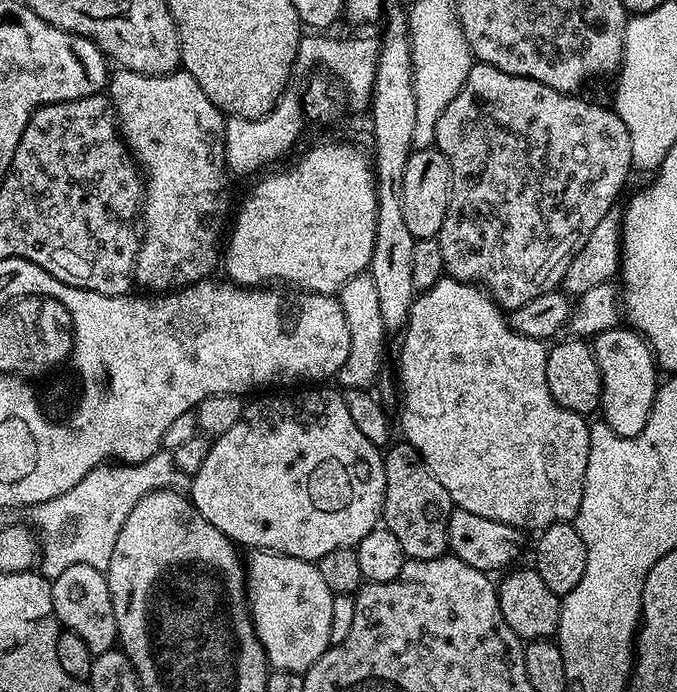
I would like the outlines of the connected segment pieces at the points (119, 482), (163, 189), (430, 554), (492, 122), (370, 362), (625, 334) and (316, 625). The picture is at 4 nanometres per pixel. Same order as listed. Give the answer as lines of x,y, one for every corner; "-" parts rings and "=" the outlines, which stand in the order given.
161,450
146,458
146,462
137,464
105,462
100,467
90,470
90,474
86,474
86,478
78,482
78,486
66,490
66,494
31,505
30,524
40,541
39,571
49,578
54,578
70,566
94,566
106,570
110,566
110,554
114,554
114,542
118,542
118,530
122,530
122,522
130,518
130,510
134,510
134,506
138,506
138,502
142,502
146,494
161,490
180,490
189,480
190,476
177,468
173,453
=
120,68
113,71
108,77
106,85
106,95
112,102
112,111
118,121
120,134
124,138
124,143
128,145
128,150
132,154
133,160
143,169
142,176
144,182
144,198
142,201
142,239
140,249
136,255
136,274
135,283
140,284
141,289
147,290
152,294
163,294
175,292
177,288
185,288
191,284
198,283
199,280
209,279
212,272
222,260
222,241
226,236
226,229
230,224
230,208
228,212
228,179
230,173
228,165
224,163
224,126
222,123
222,113
202,94
202,86
194,82
194,78
189,72
177,70
167,72
165,76
147,76
141,72
131,72
128,68
=
406,442
399,443
393,443
383,453
386,470
383,527
398,538
407,559
438,558
448,552
448,523
454,507
452,499
450,494
446,494
442,482
430,474
430,466
426,466
422,454
=
476,62
473,63
470,74
466,74
466,82
462,90
458,90
454,102
450,102
450,106
442,110
442,118
438,118
434,146
439,152
446,154
452,175
450,202
438,237
442,246
445,273
453,276
455,280
483,288
505,310
526,306
530,298
538,298
538,294
555,292
563,285
570,262
586,246
586,238
594,234
594,226
598,226
598,222
602,222
602,218
606,218
606,214
613,211
615,204
612,203
619,198
628,175
633,175
630,134
626,131
622,118
618,118
618,114
611,107
587,104
586,101
579,100
580,98
576,94
554,90
537,80
506,74
494,66
=
367,274
352,276
340,287
338,299
346,314
346,326
350,326
350,354
346,354
346,362
342,362
338,373
339,387
371,389
377,383
380,369
380,354
384,348
384,323
382,309
378,303
378,293
372,277
=
617,326
606,330
602,334
591,337
590,343
594,358
598,362
598,370
602,374
599,411
604,412
603,423
608,424
610,430
614,430
614,434
619,436
636,436
646,426
646,418
650,418
650,410
654,406
658,387
656,353
640,333
627,326
=
252,550
246,556
246,595
248,607
252,613
252,625
256,628
256,637
260,640
269,665
275,670
290,670
301,674
308,671
327,652
330,638
330,610
333,594
330,586
318,574
315,563
302,558
290,558
277,552

